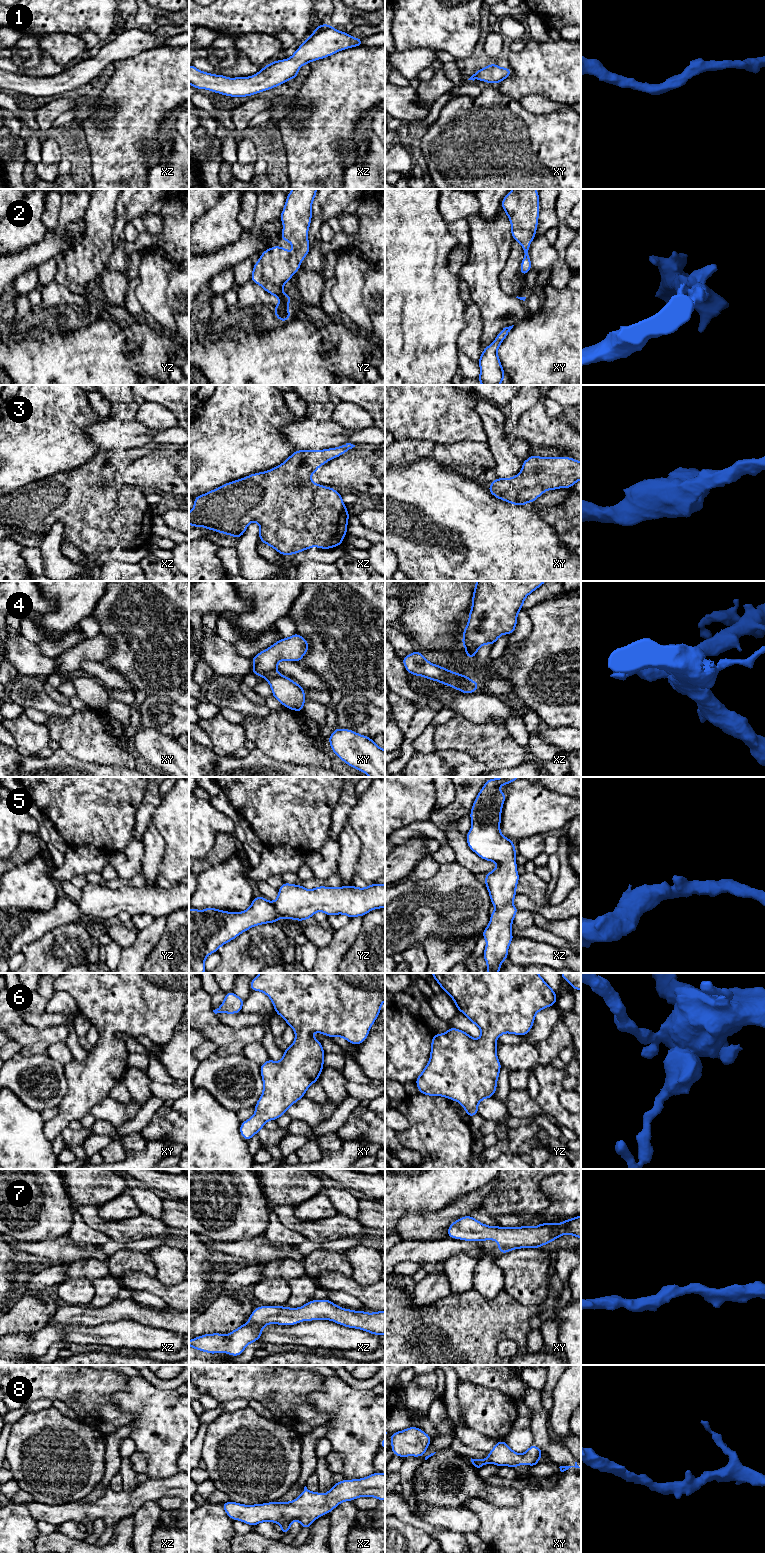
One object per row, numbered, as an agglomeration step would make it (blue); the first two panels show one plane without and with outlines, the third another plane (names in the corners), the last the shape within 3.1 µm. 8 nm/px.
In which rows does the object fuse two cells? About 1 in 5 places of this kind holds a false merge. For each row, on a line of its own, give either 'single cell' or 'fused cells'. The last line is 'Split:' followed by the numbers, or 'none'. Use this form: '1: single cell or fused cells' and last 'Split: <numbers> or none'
1: single cell
2: single cell
3: single cell
4: fused cells
5: single cell
6: single cell
7: single cell
8: single cell
Split: 4

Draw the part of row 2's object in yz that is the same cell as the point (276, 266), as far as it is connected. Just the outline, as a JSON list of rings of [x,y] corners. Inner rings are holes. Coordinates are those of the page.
[[[292,189],[290,191],[280,215],[283,223],[280,240],[289,241],[294,253],[278,245],[271,247],[262,252],[251,274],[252,282],[280,300],[273,309],[281,323],[291,317],[287,305],[293,298],[292,295],[284,294],[282,289],[301,268],[300,263],[310,252],[308,230],[312,221],[312,203],[316,193],[317,189]]]

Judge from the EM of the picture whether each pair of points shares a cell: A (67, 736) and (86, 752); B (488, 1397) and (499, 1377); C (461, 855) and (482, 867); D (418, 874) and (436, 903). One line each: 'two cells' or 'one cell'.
A: one cell
B: two cells
C: one cell
D: two cells

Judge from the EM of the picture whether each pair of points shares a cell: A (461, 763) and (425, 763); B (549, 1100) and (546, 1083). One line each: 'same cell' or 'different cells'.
A: same cell
B: same cell

